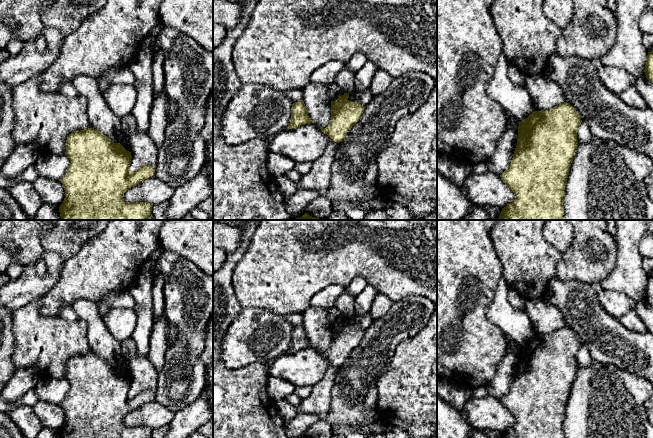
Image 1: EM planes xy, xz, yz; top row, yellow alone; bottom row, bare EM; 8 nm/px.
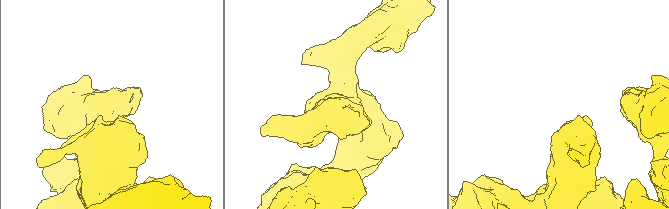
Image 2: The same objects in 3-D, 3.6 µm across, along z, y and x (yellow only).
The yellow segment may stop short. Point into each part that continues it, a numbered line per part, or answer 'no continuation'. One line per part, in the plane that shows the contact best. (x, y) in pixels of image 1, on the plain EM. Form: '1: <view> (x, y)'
no continuation

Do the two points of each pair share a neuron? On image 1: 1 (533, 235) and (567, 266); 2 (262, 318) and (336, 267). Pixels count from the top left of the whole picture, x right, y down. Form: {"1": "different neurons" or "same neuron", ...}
{"1": "different neurons", "2": "different neurons"}

